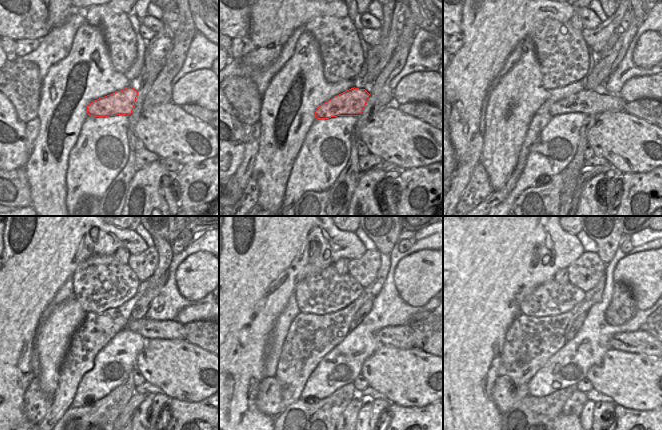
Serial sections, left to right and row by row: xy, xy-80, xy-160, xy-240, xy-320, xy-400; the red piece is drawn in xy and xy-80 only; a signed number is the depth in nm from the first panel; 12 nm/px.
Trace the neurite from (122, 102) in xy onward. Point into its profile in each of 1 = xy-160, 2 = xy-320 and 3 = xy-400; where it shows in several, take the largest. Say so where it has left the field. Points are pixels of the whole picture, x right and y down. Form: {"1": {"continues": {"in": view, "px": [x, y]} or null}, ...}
{"1": {"continues": {"in": "xy-160", "px": [588, 102]}}, "2": {"continues": {"in": "xy-320", "px": [401, 336]}}, "3": {"continues": {"in": "xy-400", "px": [643, 343]}}}

